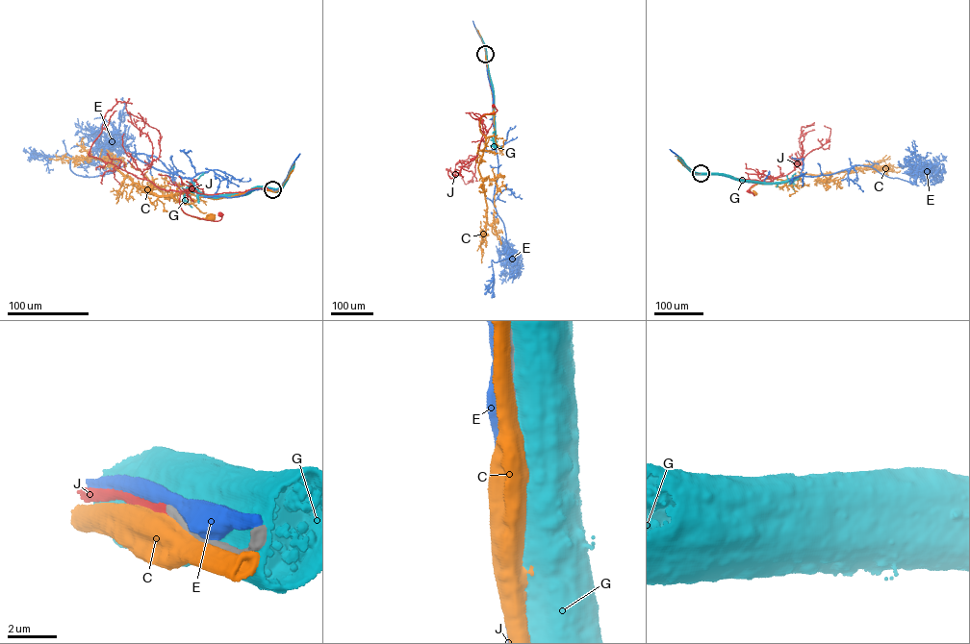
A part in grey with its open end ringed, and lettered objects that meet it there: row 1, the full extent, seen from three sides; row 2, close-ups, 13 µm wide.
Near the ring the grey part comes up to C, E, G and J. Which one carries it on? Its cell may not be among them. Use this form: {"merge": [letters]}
{"merge": ["J"]}

